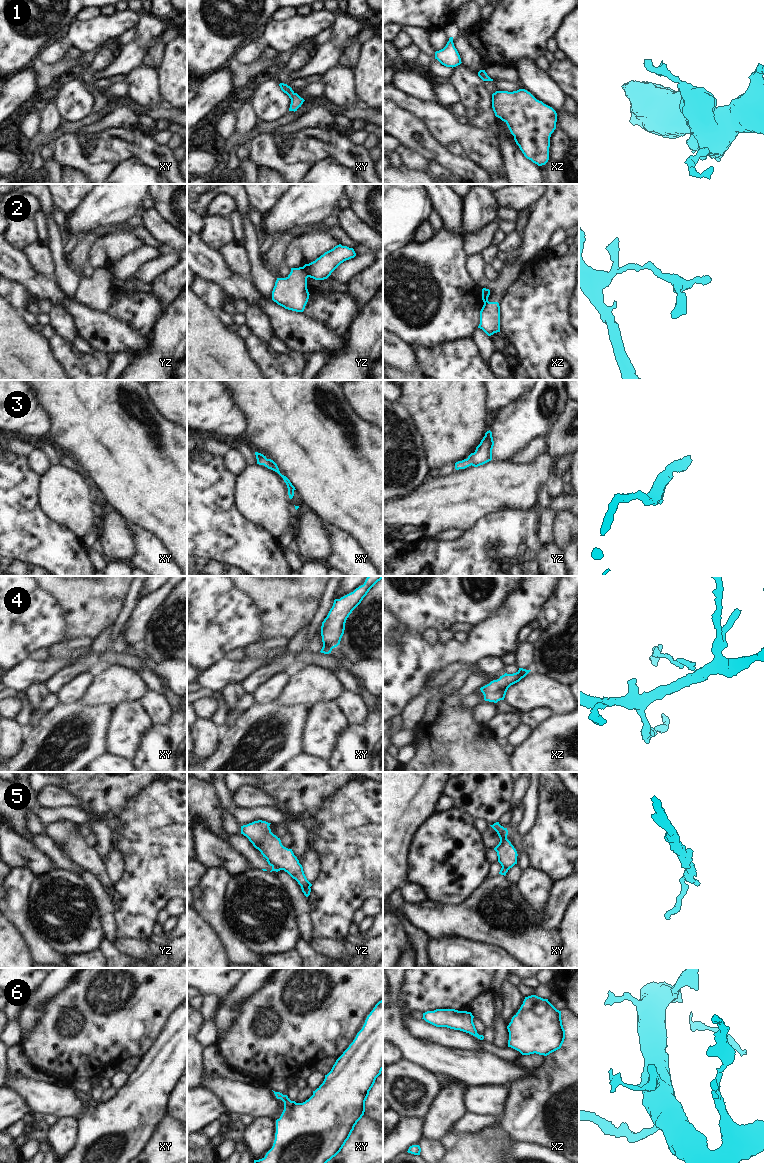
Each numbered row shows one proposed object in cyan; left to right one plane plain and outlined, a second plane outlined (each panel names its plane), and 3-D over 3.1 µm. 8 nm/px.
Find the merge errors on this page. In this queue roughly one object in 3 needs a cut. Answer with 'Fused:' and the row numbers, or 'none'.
Fused: 2, 4, 5

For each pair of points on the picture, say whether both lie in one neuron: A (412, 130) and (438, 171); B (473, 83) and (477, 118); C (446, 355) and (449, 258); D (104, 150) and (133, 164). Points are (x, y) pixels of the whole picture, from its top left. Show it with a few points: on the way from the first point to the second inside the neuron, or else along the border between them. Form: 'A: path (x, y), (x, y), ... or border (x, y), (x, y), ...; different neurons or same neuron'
A: border (430, 160), (452, 172); different neurons
B: path (473, 92), (473, 96), (477, 101), (477, 109); same neuron
C: border (469, 337), (440, 343), (434, 347), (423, 347); different neurons
D: border (116, 163), (136, 158), (148, 166); different neurons

